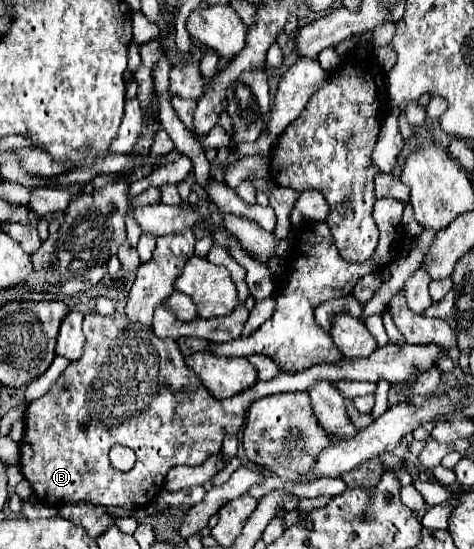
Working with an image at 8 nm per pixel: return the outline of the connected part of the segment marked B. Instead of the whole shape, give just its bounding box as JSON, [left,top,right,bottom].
[20,312,446,508]

